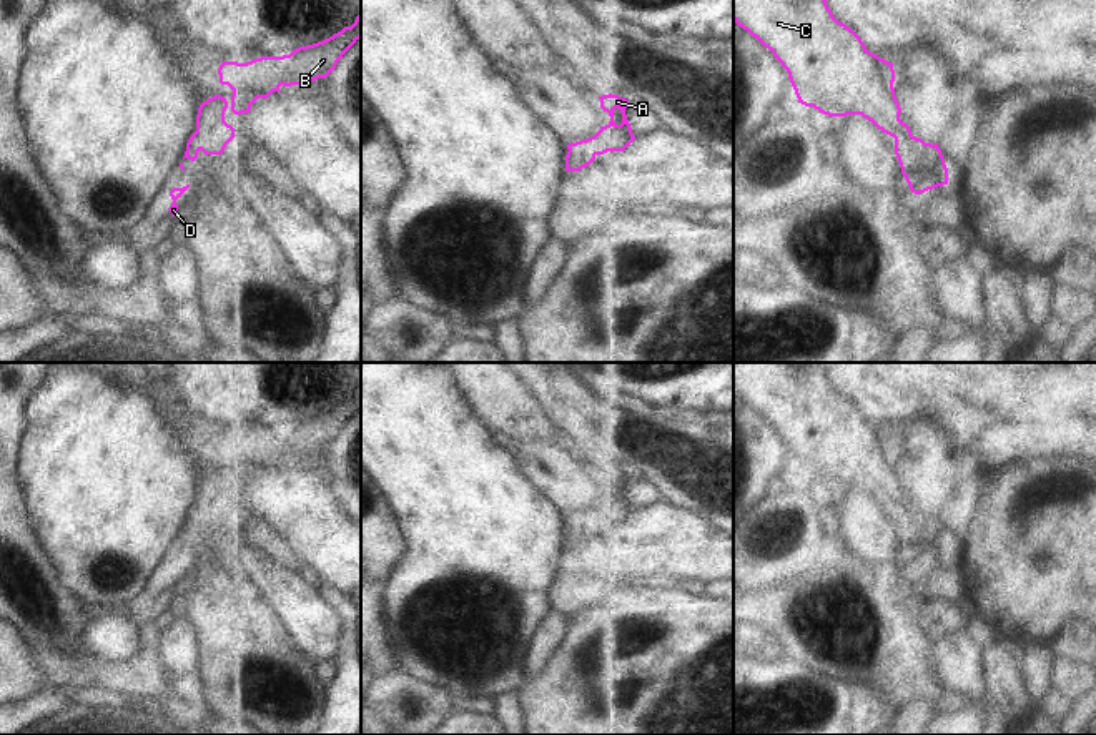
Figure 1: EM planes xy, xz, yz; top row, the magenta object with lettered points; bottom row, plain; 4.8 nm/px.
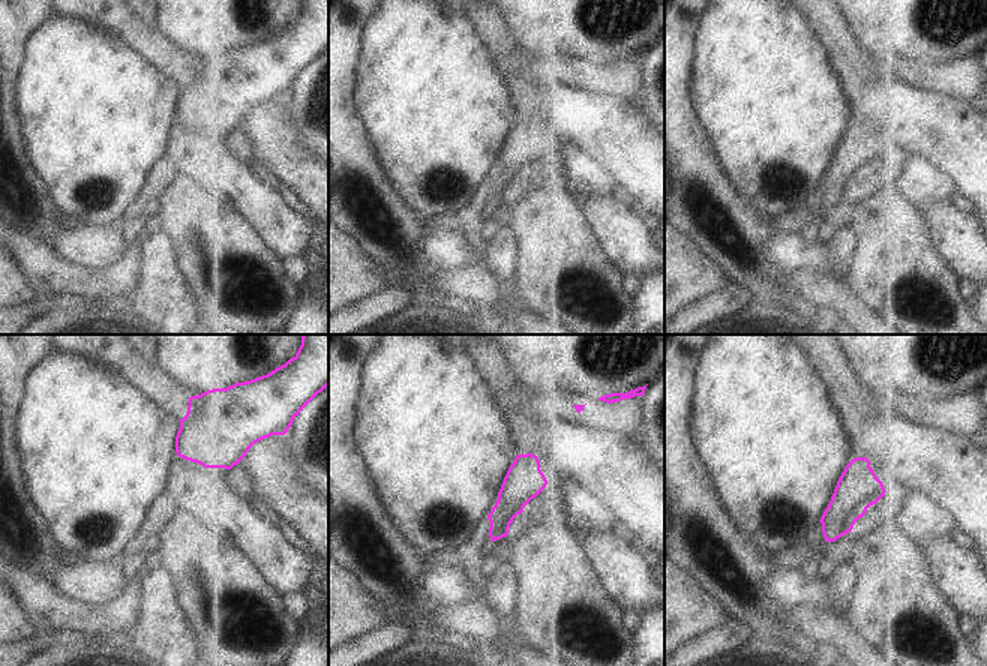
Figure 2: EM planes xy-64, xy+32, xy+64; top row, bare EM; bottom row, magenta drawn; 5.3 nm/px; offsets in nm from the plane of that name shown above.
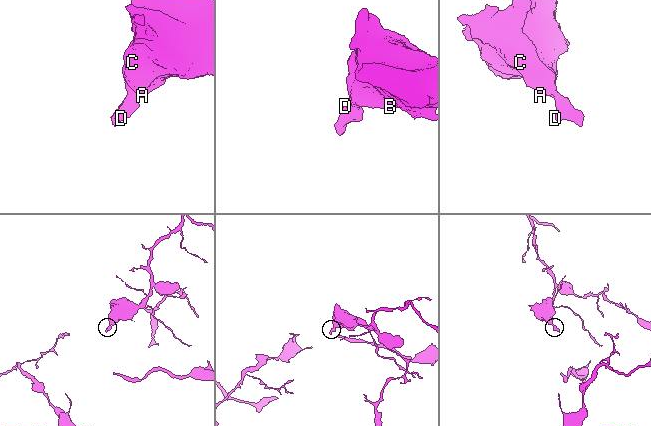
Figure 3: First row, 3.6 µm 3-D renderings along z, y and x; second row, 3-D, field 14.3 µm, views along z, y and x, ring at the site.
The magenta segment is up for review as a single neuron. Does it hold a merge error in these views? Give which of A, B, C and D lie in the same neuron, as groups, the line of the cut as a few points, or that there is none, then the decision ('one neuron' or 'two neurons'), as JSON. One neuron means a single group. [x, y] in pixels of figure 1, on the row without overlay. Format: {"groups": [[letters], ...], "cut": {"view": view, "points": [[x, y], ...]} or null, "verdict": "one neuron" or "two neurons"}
{"groups": [["A", "B", "C", "D"]], "cut": null, "verdict": "one neuron"}

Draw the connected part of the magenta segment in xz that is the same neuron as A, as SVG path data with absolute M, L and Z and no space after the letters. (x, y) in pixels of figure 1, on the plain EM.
M612 466L602 467L599 472L610 494L600 499L594 509L567 517L565 544L579 544L589 539L597 527L624 524L635 512L625 487L629 472Z

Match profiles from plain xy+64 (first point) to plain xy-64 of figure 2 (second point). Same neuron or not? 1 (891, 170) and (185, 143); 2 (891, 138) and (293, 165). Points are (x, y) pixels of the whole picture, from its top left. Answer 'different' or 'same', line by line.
1: same
2: same

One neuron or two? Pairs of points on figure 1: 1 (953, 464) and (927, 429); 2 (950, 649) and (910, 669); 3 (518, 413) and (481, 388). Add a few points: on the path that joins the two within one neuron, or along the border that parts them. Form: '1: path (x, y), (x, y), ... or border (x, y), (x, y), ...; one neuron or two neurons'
1: path (945, 456), (927, 438); one neuron
2: border (932, 641), (932, 672), (950, 694); two neurons
3: path (509, 406), (489, 388); one neuron

